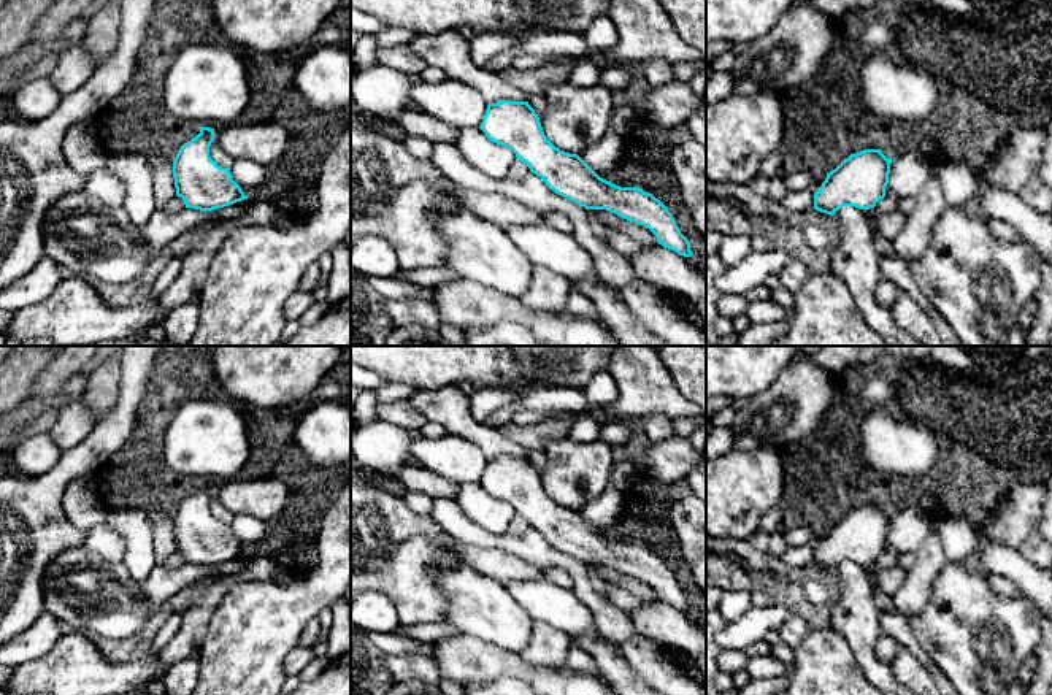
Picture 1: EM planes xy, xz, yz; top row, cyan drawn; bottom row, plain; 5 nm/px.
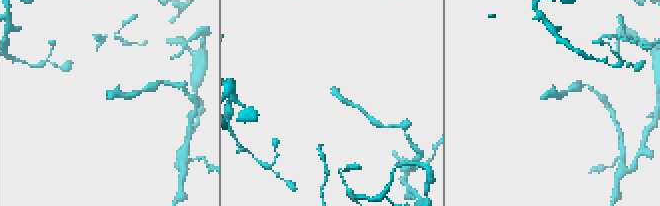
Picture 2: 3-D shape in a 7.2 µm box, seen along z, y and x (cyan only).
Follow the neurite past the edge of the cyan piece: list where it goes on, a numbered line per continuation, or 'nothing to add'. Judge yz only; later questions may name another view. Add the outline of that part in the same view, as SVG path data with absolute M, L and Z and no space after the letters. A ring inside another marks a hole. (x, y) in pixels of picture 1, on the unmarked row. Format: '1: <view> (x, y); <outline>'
nothing to add

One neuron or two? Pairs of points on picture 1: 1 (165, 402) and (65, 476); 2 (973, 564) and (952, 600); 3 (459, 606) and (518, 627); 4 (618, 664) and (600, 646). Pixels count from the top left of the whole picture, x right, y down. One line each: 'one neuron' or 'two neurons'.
1: two neurons
2: two neurons
3: one neuron
4: one neuron

